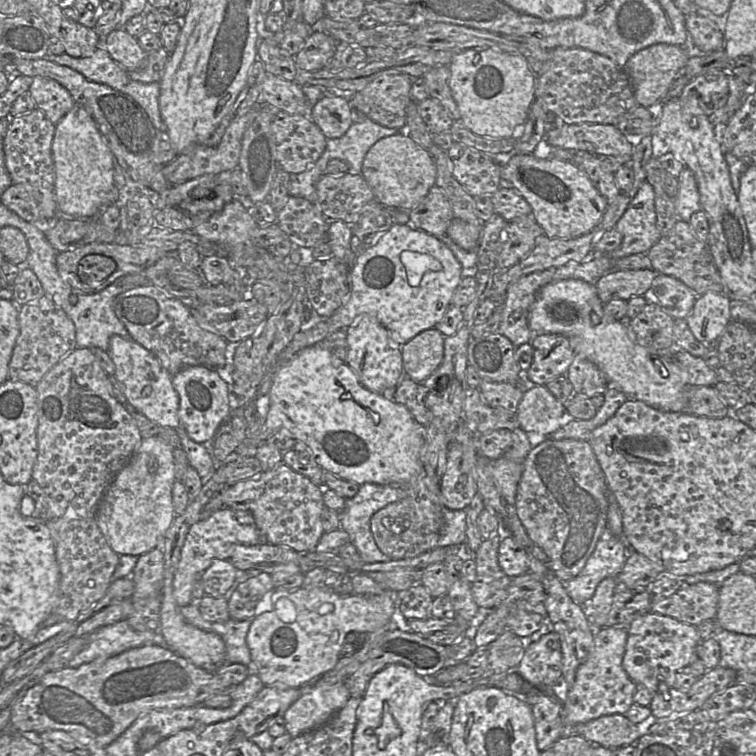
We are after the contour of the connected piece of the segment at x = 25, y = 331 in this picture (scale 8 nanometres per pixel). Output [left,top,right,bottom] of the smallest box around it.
[8,295,77,388]

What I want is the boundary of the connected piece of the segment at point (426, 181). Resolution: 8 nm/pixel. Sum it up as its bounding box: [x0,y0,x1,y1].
[362,131,437,210]

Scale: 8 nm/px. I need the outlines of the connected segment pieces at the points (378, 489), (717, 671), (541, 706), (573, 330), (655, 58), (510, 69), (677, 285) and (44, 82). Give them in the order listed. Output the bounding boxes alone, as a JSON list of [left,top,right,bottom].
[[339,483,409,563],[649,666,736,721],[510,687,563,752],[529,279,688,412],[624,43,689,107],[449,47,536,138],[644,273,697,319],[28,76,75,125]]

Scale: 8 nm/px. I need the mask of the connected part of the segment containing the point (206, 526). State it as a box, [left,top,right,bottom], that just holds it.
[172,508,266,607]

